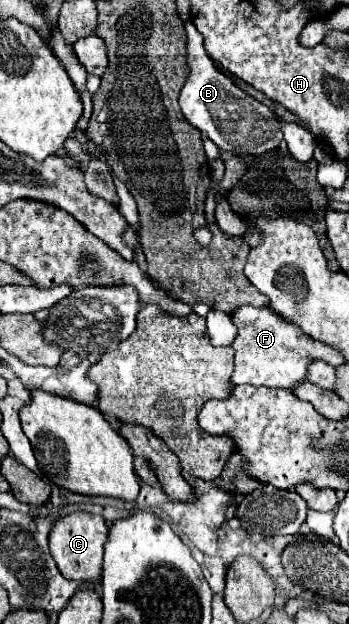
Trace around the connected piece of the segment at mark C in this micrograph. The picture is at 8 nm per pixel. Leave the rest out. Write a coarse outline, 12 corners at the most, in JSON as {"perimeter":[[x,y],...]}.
{"perimeter":[[71,512],[53,524],[49,550],[65,578],[101,576],[107,524]]}

